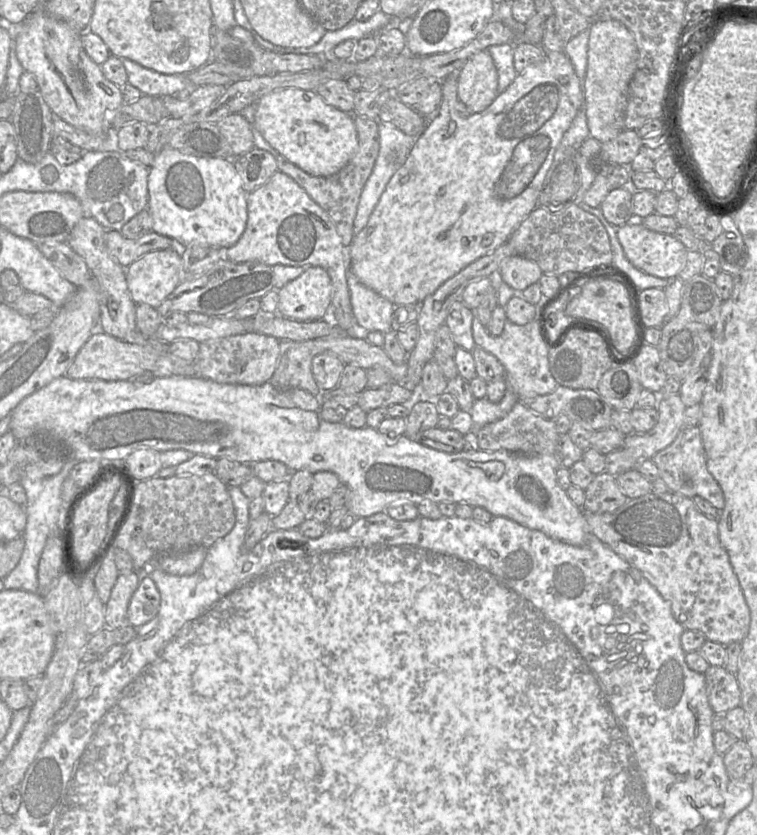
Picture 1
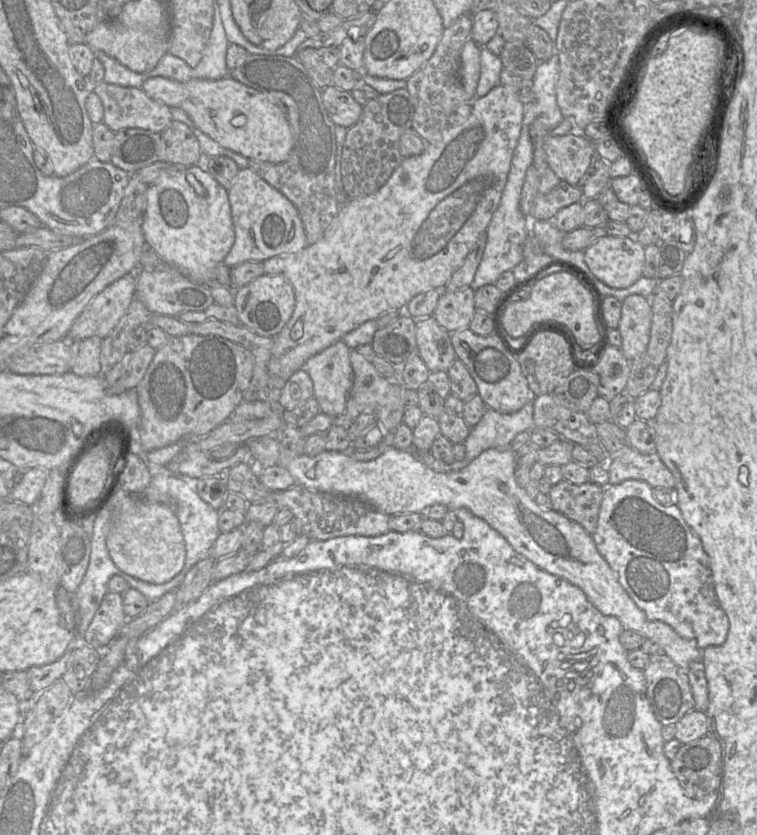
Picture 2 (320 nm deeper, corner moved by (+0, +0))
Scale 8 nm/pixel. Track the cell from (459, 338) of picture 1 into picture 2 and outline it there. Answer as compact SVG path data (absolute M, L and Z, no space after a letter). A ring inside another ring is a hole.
M433 316L415 319L417 350L430 372L446 371L457 358L450 333Z

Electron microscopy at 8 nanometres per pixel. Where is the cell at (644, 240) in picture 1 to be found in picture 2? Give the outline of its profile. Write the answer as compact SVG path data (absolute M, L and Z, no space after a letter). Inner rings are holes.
M607 235L598 239L584 250L584 260L589 269L589 277L594 277L610 288L625 289L632 286L641 276L645 264L645 246L634 237Z

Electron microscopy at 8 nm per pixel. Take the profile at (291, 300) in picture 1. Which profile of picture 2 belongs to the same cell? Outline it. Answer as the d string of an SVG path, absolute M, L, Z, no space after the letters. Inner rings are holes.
M262 274L248 284L234 290L234 306L240 324L254 333L276 336L291 318L295 308L295 293L290 281L283 275Z

